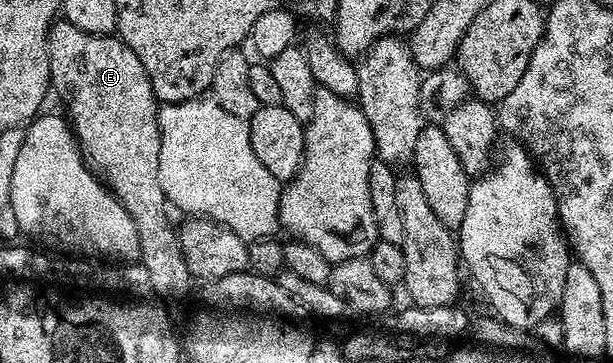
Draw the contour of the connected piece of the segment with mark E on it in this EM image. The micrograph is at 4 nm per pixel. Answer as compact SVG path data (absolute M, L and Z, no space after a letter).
M63 19L55 20L49 29L48 57L51 88L66 105L67 116L83 156L124 205L136 227L140 240L138 261L148 273L155 295L168 303L184 298L190 291L192 276L180 249L176 227L170 221L170 207L160 184L160 104L152 93L151 82L140 59L119 36L90 34Z

